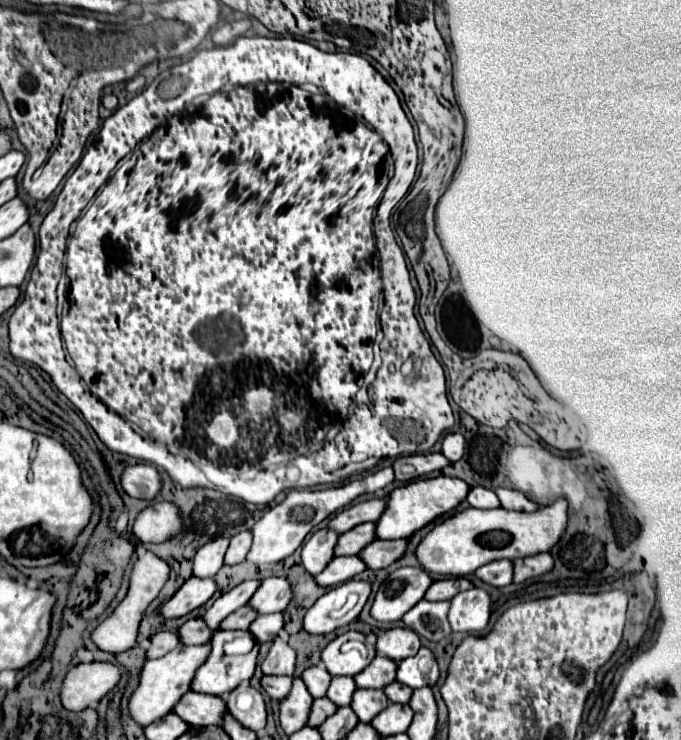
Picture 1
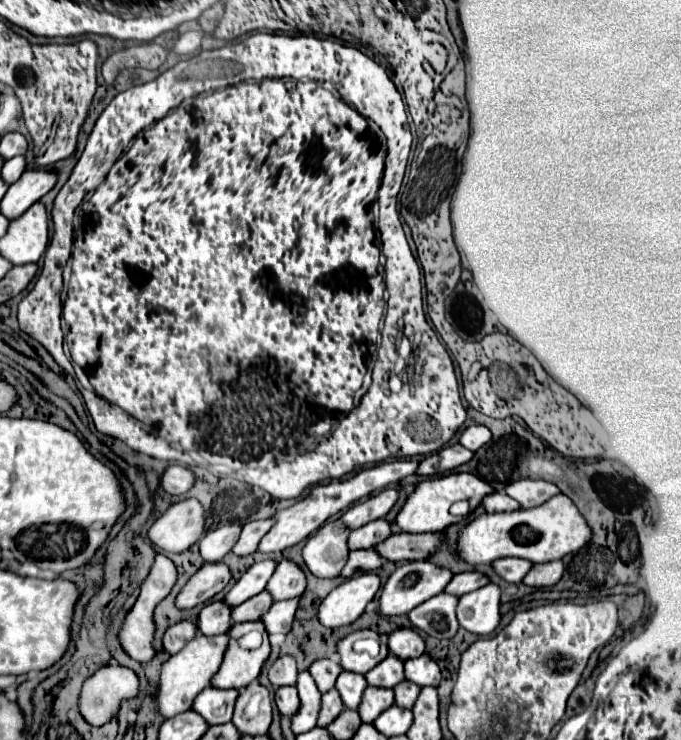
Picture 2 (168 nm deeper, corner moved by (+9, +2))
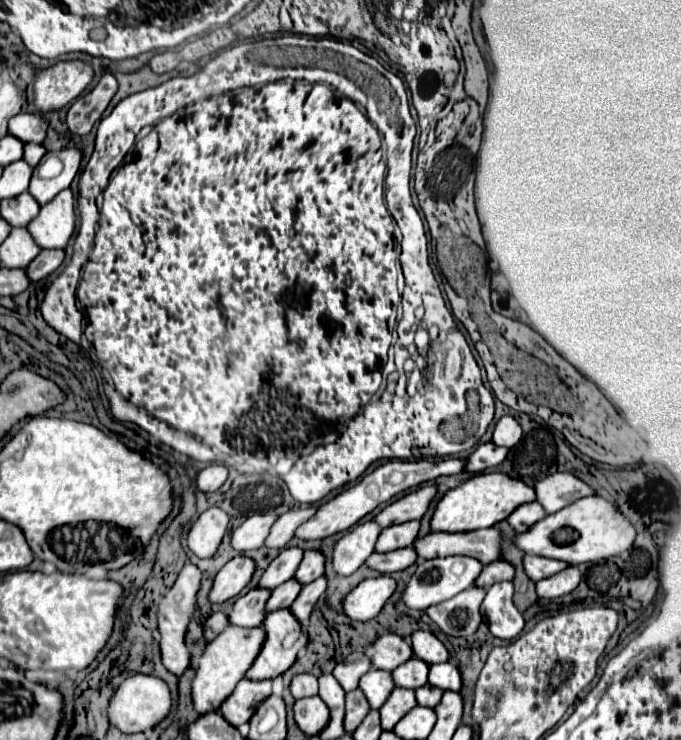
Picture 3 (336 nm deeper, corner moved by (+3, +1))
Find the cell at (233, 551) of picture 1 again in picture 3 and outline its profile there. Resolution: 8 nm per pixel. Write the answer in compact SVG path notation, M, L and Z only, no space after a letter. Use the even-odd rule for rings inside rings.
M308 506L308 508L298 508L298 510L290 510L286 514L282 514L278 518L278 522L274 524L274 530L270 530L270 538L266 538L266 546L268 548L284 548L292 538L296 528L310 520L316 514L316 506Z

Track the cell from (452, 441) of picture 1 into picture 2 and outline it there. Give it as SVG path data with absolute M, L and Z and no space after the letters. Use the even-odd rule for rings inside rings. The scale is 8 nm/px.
M472 425L472 427L468 427L468 429L462 431L462 435L458 437L458 443L460 443L462 447L470 449L470 451L476 451L476 449L480 449L484 443L488 443L490 439L492 439L492 433L490 433L486 427L482 427L482 425Z

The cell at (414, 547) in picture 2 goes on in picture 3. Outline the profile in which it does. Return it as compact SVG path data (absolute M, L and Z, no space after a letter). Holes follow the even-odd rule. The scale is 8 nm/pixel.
M484 528L474 532L432 532L414 542L418 556L422 560L428 558L444 558L444 556L472 556L482 564L490 564L502 558L504 534L498 528Z

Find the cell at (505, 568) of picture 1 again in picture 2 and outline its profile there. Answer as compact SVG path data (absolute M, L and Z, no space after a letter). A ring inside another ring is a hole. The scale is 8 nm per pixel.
M506 557L506 559L496 559L492 563L492 569L508 583L520 583L524 573L528 573L528 569L532 567L530 561L524 559L516 559L516 557Z

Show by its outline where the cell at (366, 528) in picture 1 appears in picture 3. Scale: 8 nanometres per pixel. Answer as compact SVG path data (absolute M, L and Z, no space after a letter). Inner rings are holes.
M412 520L406 524L384 528L382 534L378 536L376 552L392 552L398 548L412 546L418 538L418 532L420 532L420 520Z

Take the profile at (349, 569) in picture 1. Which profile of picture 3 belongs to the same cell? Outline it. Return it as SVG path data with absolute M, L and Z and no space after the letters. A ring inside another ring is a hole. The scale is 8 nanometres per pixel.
M402 548L402 550L394 550L394 552L386 552L386 554L372 554L366 564L382 574L392 574L392 572L400 572L406 570L408 566L418 562L418 552L416 548Z

